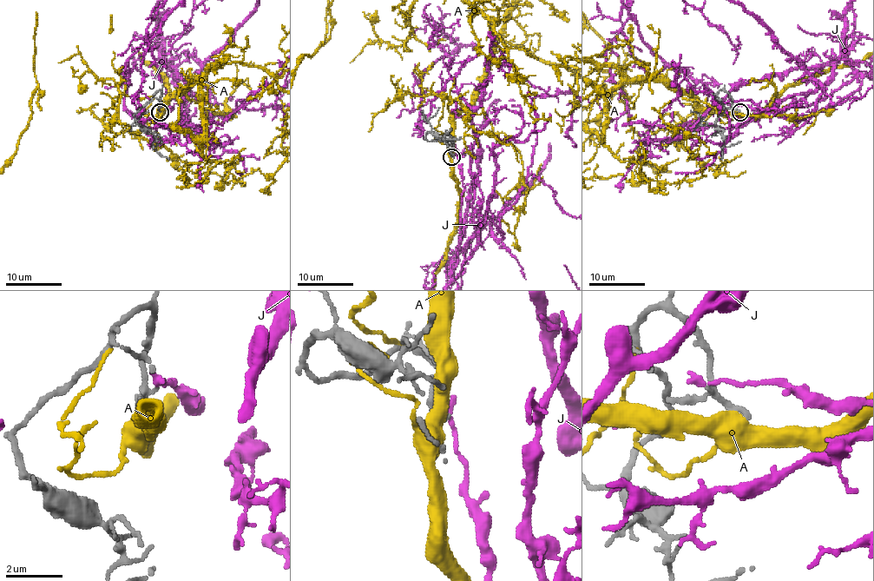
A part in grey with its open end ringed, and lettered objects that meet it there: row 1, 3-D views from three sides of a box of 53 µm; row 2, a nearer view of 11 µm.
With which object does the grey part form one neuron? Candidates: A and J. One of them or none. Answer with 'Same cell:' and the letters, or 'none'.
Same cell: none

